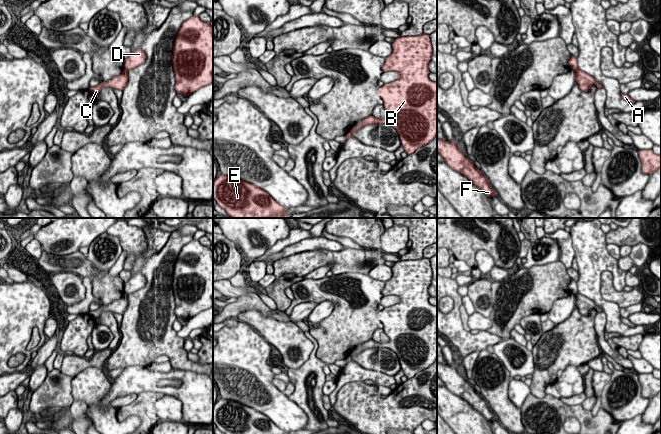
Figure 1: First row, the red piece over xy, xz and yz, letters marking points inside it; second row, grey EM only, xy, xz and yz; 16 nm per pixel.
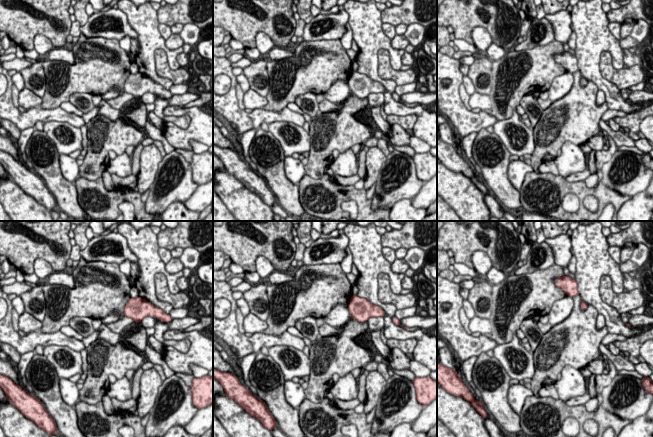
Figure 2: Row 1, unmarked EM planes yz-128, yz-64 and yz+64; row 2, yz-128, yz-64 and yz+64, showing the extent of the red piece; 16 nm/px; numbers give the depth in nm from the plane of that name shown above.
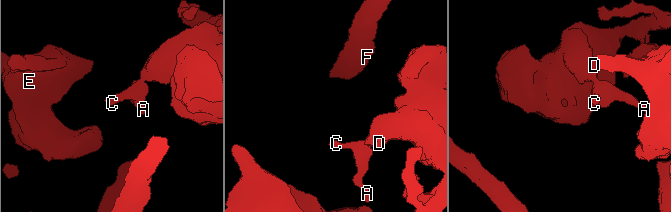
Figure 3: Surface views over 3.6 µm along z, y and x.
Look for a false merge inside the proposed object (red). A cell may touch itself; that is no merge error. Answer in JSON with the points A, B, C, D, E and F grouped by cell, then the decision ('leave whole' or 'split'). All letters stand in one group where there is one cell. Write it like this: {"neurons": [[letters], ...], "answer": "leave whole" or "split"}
{"neurons": [["A", "C"], ["B", "D", "E", "F"]], "answer": "split"}

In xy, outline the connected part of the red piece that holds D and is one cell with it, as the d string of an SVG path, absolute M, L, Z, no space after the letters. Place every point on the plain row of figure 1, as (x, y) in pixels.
M139 271L134 276L132 276L126 283L124 283L124 292L127 294L133 293L146 284L145 276Z

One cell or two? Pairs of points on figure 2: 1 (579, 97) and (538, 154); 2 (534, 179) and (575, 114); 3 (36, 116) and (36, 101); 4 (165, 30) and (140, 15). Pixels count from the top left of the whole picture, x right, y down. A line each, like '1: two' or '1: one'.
1: one
2: two
3: two
4: two

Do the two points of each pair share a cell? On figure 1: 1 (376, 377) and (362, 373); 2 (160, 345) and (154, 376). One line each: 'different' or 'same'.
1: same
2: different

